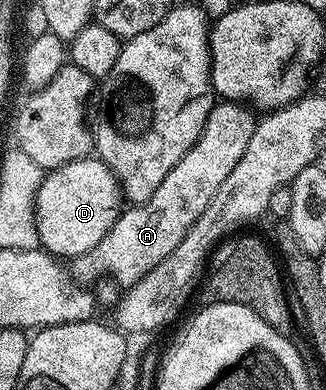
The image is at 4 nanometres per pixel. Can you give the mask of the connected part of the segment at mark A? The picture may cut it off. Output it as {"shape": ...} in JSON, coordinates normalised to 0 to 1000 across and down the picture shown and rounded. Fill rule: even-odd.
{"shape":[[[742,262],[660,264],[638,292],[638,313],[626,313],[613,354],[601,354],[589,385],[577,385],[577,395],[564,395],[528,436],[515,436],[515,456],[491,467],[479,497],[466,497],[448,523],[390,531],[362,556],[325,603],[319,636],[337,644],[337,687],[350,695],[340,700],[365,731],[414,728],[433,708],[454,703],[454,692],[491,682],[491,672],[503,672],[503,662],[552,631],[577,590],[589,590],[601,559],[626,549],[638,518],[650,518],[687,456],[712,446],[712,433],[724,415],[736,415],[761,362],[773,356],[785,297],[752,272]]]}

